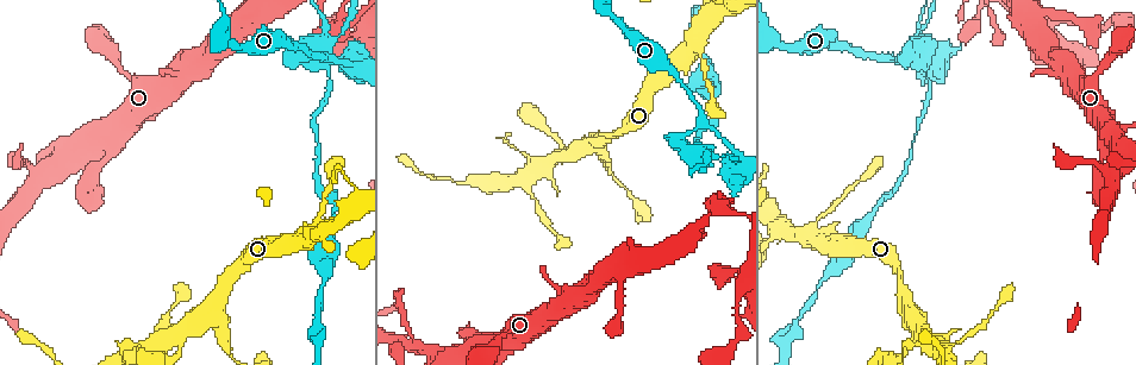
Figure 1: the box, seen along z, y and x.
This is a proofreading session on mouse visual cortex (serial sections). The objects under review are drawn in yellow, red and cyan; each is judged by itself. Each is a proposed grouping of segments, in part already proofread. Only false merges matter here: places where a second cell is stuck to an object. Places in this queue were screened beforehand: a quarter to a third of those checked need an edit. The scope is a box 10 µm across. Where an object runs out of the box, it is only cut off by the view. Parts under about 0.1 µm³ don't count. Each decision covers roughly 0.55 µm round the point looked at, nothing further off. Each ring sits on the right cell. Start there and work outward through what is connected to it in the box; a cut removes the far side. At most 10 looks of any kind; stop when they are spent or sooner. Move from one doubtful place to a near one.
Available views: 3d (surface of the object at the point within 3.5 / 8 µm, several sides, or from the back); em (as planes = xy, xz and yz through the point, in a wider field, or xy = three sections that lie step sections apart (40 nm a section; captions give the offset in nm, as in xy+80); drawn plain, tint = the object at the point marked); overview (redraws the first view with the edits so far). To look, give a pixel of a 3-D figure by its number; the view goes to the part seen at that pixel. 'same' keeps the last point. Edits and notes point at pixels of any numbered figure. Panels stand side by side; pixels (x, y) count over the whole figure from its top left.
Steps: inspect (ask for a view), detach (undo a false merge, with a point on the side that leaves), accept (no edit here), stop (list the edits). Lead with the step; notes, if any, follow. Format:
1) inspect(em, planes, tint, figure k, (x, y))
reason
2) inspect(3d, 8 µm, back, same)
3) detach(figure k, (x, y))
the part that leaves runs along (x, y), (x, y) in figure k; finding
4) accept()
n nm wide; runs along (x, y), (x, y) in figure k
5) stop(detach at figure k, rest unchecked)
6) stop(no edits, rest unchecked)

inspect(3d, 8 µm, back, figure 1, (695, 153))
looks like a crossing

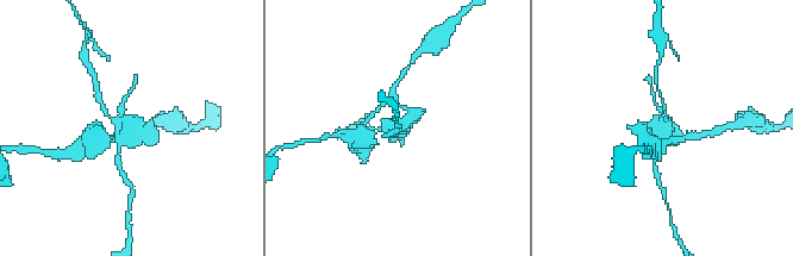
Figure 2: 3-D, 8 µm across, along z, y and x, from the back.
inspect(em, xy, step 3, tint, same)
shape alone is not enough

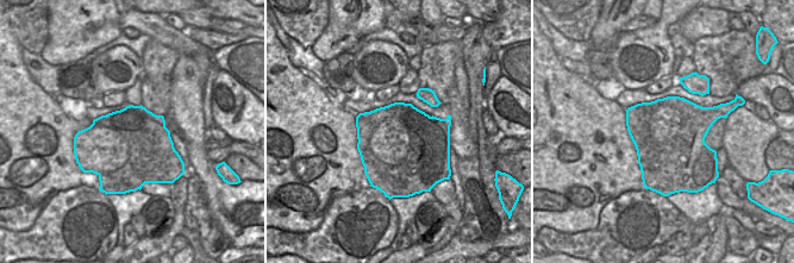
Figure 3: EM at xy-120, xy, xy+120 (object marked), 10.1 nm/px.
detach(figure 2, (120, 124))
the part that leaves runs along (135, 136), (117, 153), (122, 174) in figure 2; a second cell is stuck on

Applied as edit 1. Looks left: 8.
inspect(overview)
see it whole again

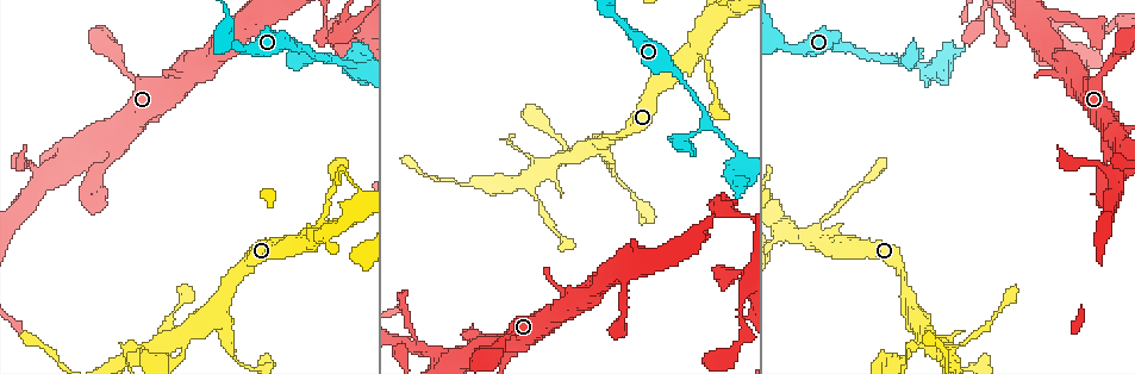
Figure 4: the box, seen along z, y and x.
inspect(3d, 3.5 µm, back, figure 4, (910, 304))
thin neck

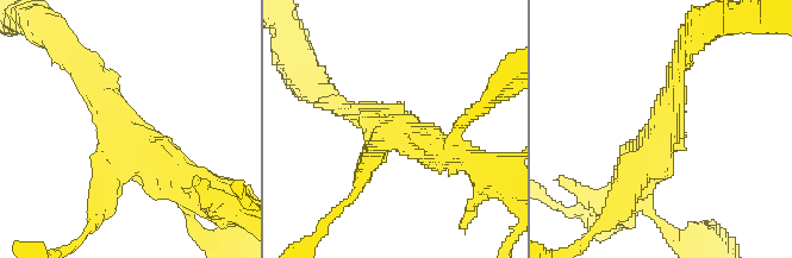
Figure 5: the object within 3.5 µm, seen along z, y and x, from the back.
inspect(em, xy, step 2, tint, figure 5, (664, 128))
3 arms; arms of 250, 300, 400 nm

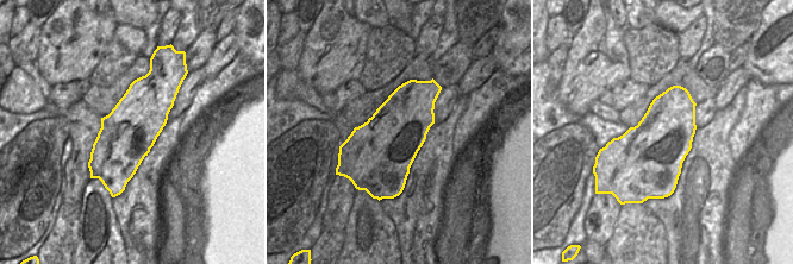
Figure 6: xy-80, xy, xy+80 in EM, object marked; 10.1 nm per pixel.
inspect(em, xy, step 5, tint, same)

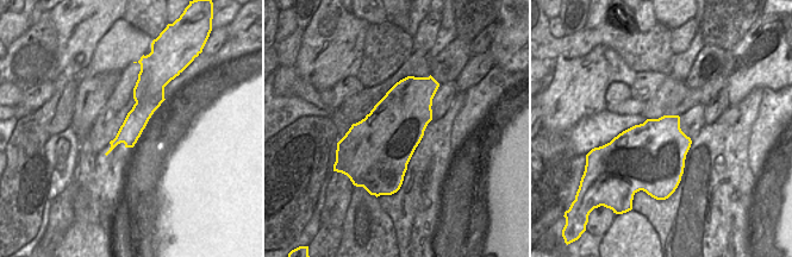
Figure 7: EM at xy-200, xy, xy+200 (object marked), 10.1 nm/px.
accept()
650 nm wide; runs along (87, 81), (145, 155), (197, 187) in figure 5; one cell here

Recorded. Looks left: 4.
inspect(3d, 8 µm, figure 4, (700, 45))
small branch off a trunk

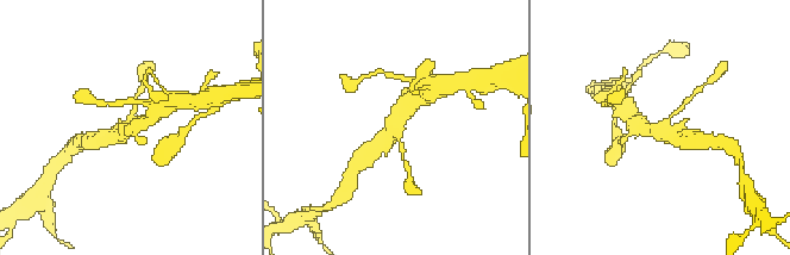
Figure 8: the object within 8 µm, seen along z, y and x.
inspect(3d, 3.5 µm, same)
closer look

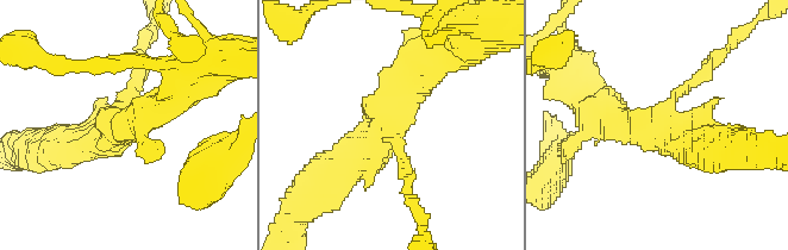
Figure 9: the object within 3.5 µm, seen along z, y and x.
inspect(em, xy, step 1, tint, figure 9, (654, 124))
3 arms; arms of 150, 400, 450 nm; need the tissue

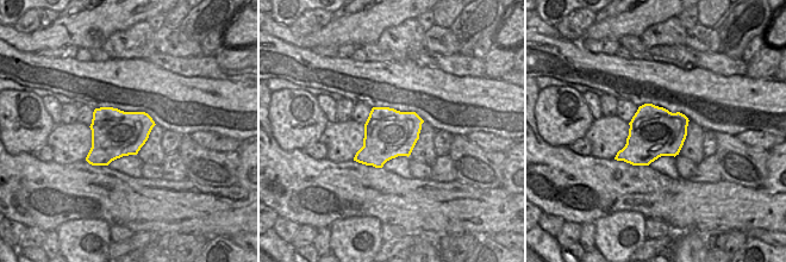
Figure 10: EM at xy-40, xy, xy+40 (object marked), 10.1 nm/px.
accept()
runs along (332, 177), (427, 58) in figure 9; one cell here

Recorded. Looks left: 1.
stop(detach at figure 2, rest unchecked)

